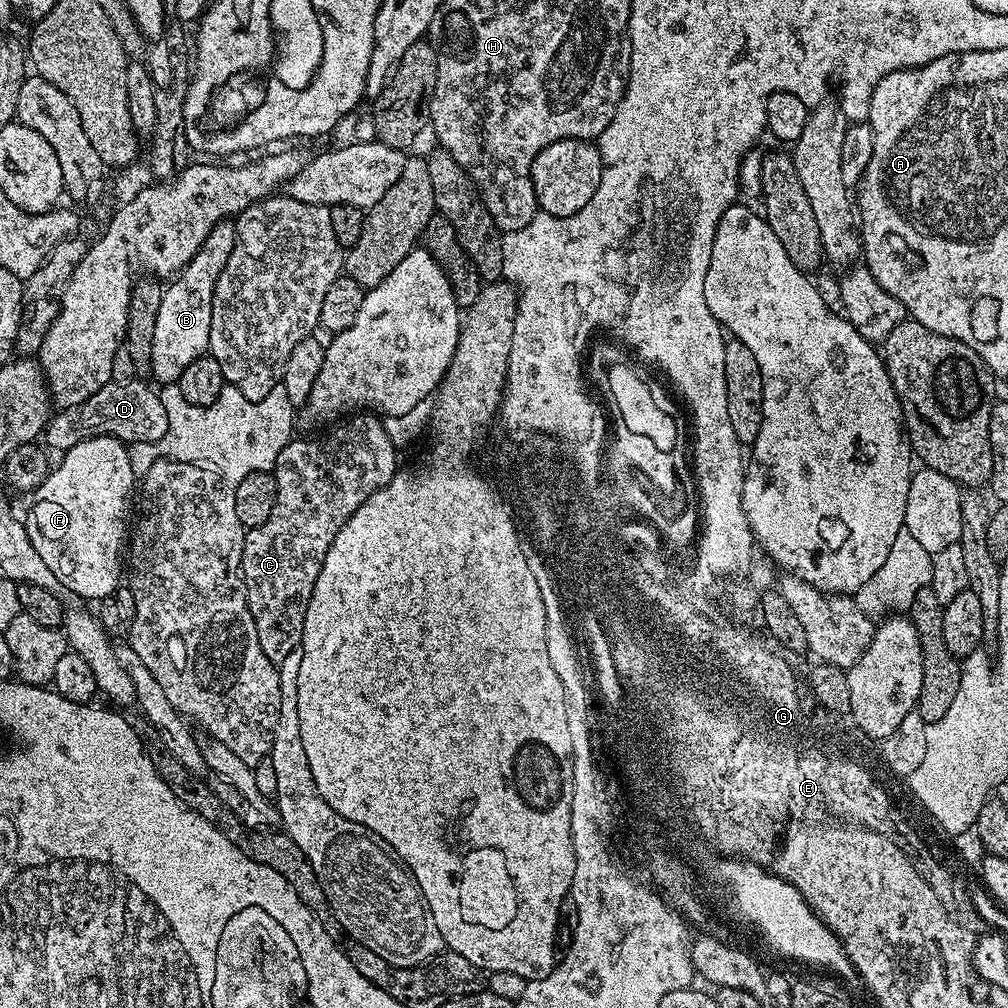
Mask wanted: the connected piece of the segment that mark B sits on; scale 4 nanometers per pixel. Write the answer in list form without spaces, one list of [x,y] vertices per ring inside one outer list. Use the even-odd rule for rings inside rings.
[[[221,222],[212,228],[198,253],[181,269],[181,272],[161,291],[158,315],[154,322],[151,377],[164,386],[177,383],[182,372],[199,356],[205,355],[210,336],[210,321],[213,317],[214,286],[229,261],[236,245],[236,227],[230,222]]]

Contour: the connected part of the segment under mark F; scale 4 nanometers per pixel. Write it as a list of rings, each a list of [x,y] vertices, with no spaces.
[[[95,436],[89,440],[78,442],[78,446],[74,446],[69,452],[63,453],[59,457],[60,465],[53,467],[49,471],[46,482],[42,482],[42,486],[38,486],[35,490],[34,496],[36,500],[32,504],[32,509],[26,515],[26,527],[28,530],[28,537],[34,546],[34,550],[38,550],[39,556],[42,557],[42,562],[46,562],[46,566],[50,566],[50,570],[54,573],[54,578],[58,578],[61,589],[73,592],[76,596],[81,596],[84,600],[92,600],[91,602],[99,602],[102,598],[113,595],[117,590],[116,587],[121,587],[122,572],[120,576],[120,551],[125,551],[126,537],[130,532],[130,520],[128,524],[128,511],[133,511],[134,500],[132,504],[132,491],[137,491],[138,478],[134,474],[134,470],[130,466],[130,454],[128,453],[128,444],[122,440],[115,440],[112,436]]]

